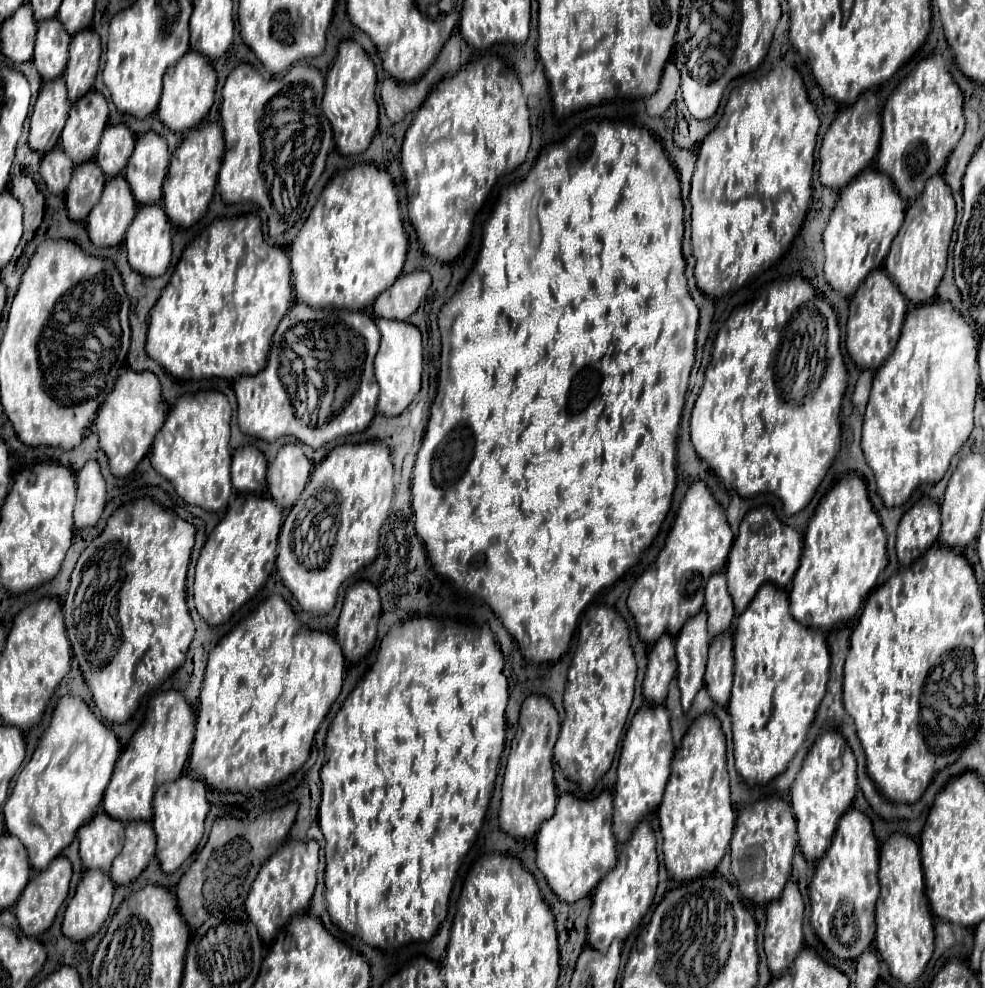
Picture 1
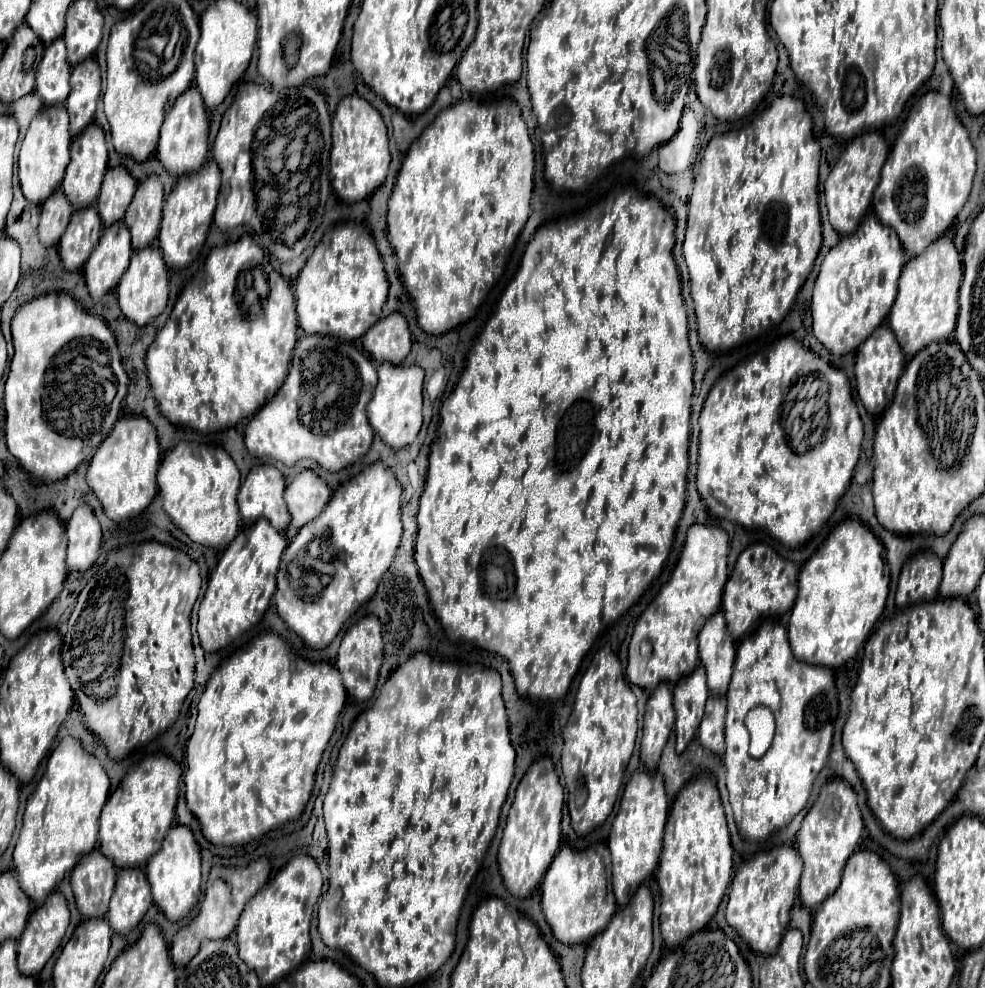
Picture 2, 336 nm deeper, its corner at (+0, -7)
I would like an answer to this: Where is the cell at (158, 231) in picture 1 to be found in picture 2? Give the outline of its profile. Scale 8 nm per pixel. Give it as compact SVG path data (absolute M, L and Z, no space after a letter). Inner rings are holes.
M145 248L135 252L135 256L131 256L131 264L127 272L123 274L117 286L117 302L123 316L135 326L143 328L165 310L167 294L169 294L169 278L167 278L167 266L161 252L157 248Z

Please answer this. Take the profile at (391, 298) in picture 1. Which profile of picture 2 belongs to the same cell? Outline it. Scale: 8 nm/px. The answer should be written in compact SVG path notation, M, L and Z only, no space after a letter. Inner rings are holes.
M401 312L389 314L363 336L363 348L371 354L375 364L401 364L407 358L411 344L411 332Z

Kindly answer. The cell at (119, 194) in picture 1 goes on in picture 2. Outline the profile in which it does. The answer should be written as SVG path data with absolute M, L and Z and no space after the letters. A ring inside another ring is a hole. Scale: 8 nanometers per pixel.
M115 222L113 226L103 230L99 244L83 266L83 274L93 302L99 302L105 294L117 288L121 276L129 266L131 254L131 238L123 222Z

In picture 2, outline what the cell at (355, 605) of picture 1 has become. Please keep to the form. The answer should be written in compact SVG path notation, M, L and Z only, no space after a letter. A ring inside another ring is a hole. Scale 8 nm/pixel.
M365 616L361 622L351 626L339 646L339 656L337 656L337 668L341 672L345 690L351 700L355 702L365 702L373 696L375 686L377 686L377 676L379 668L383 664L383 638L381 638L381 624L377 622L375 616Z

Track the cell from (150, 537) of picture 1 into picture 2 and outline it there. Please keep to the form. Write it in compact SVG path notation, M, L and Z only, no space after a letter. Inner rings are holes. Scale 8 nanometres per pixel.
M143 542L143 544L137 544L133 548L113 550L109 554L109 560L103 564L103 568L99 568L99 572L91 578L91 582L87 582L87 586L81 590L81 594L77 598L77 606L71 612L71 618L69 618L67 634L63 638L63 642L65 642L65 646L63 646L63 666L65 666L67 680L71 684L71 690L75 692L79 710L83 712L83 724L107 748L107 754L111 756L111 760L115 760L115 762L117 760L123 760L135 746L143 746L143 744L151 742L161 732L165 732L169 726L173 726L175 720L179 718L183 700L187 698L187 694L193 688L195 656L193 656L193 644L191 644L189 614L191 614L191 608L193 608L193 604L195 604L197 596L199 596L199 590L201 590L201 572L199 572L199 566L185 552L171 550L169 546L159 544L159 542Z

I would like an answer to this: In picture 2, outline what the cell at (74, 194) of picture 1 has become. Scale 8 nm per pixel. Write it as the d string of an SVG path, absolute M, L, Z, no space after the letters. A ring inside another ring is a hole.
M93 206L77 210L59 240L59 256L65 272L75 272L85 266L103 232L103 222Z

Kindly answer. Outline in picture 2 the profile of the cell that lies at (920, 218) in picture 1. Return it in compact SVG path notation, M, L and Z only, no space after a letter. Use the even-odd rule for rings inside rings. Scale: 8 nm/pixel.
M947 236L939 238L905 264L899 278L899 294L889 314L889 328L907 356L917 354L917 350L923 350L929 342L947 342L951 338L959 314L961 278L961 258L953 246L953 238Z

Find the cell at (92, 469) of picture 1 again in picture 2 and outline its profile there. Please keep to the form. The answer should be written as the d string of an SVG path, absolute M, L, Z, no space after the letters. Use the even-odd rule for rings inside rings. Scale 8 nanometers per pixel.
M83 504L73 512L67 528L67 538L69 538L67 544L69 570L71 572L89 570L97 562L101 550L101 526L89 506Z

